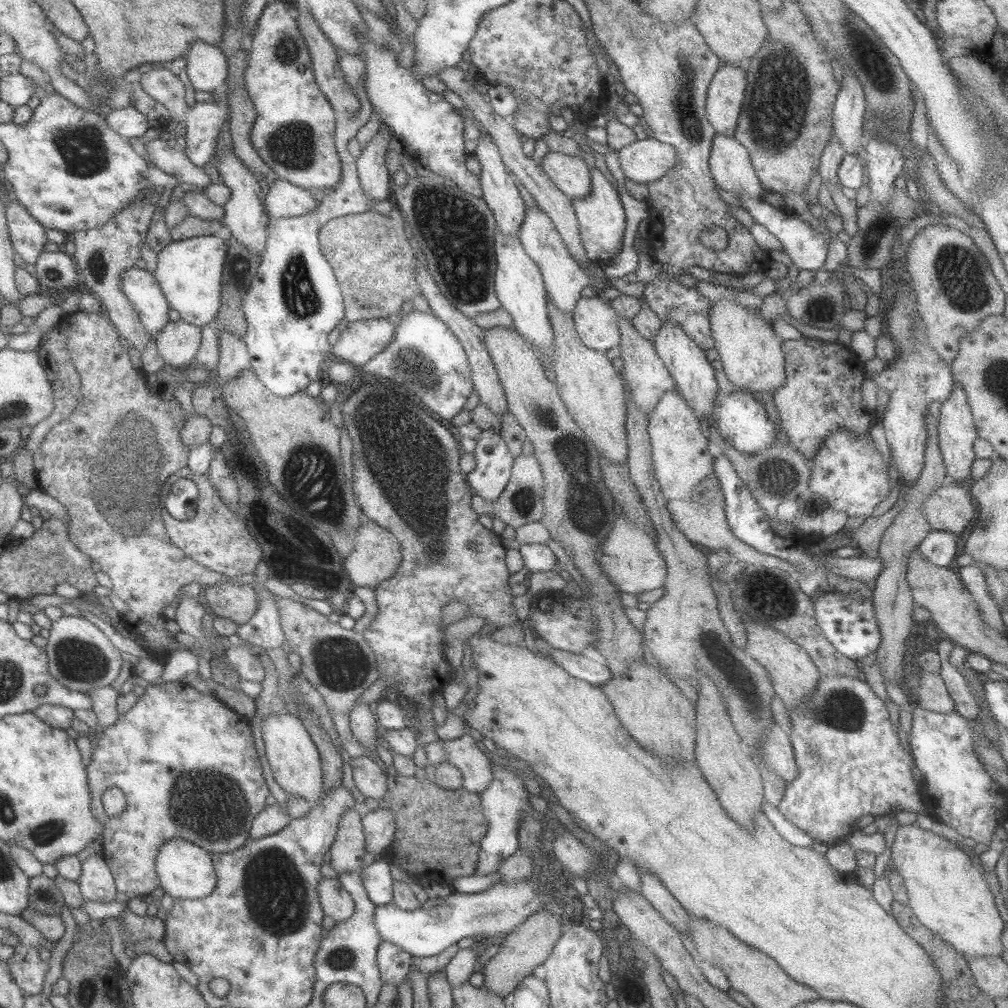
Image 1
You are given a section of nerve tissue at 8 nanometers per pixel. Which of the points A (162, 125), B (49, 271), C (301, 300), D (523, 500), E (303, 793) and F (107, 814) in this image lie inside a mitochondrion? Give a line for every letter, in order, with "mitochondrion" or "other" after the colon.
A: other
B: mitochondrion
C: mitochondrion
D: mitochondrion
E: other
F: other

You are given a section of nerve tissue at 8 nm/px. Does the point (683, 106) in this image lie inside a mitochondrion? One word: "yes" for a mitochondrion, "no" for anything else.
yes

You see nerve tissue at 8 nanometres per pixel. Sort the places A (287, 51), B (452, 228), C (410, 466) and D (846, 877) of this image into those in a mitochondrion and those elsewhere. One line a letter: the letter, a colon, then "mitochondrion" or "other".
A: mitochondrion
B: mitochondrion
C: mitochondrion
D: other

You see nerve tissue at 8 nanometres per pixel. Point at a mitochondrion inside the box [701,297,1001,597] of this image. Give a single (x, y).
(777, 478)

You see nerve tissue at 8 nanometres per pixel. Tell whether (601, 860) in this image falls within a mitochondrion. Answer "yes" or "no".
no

